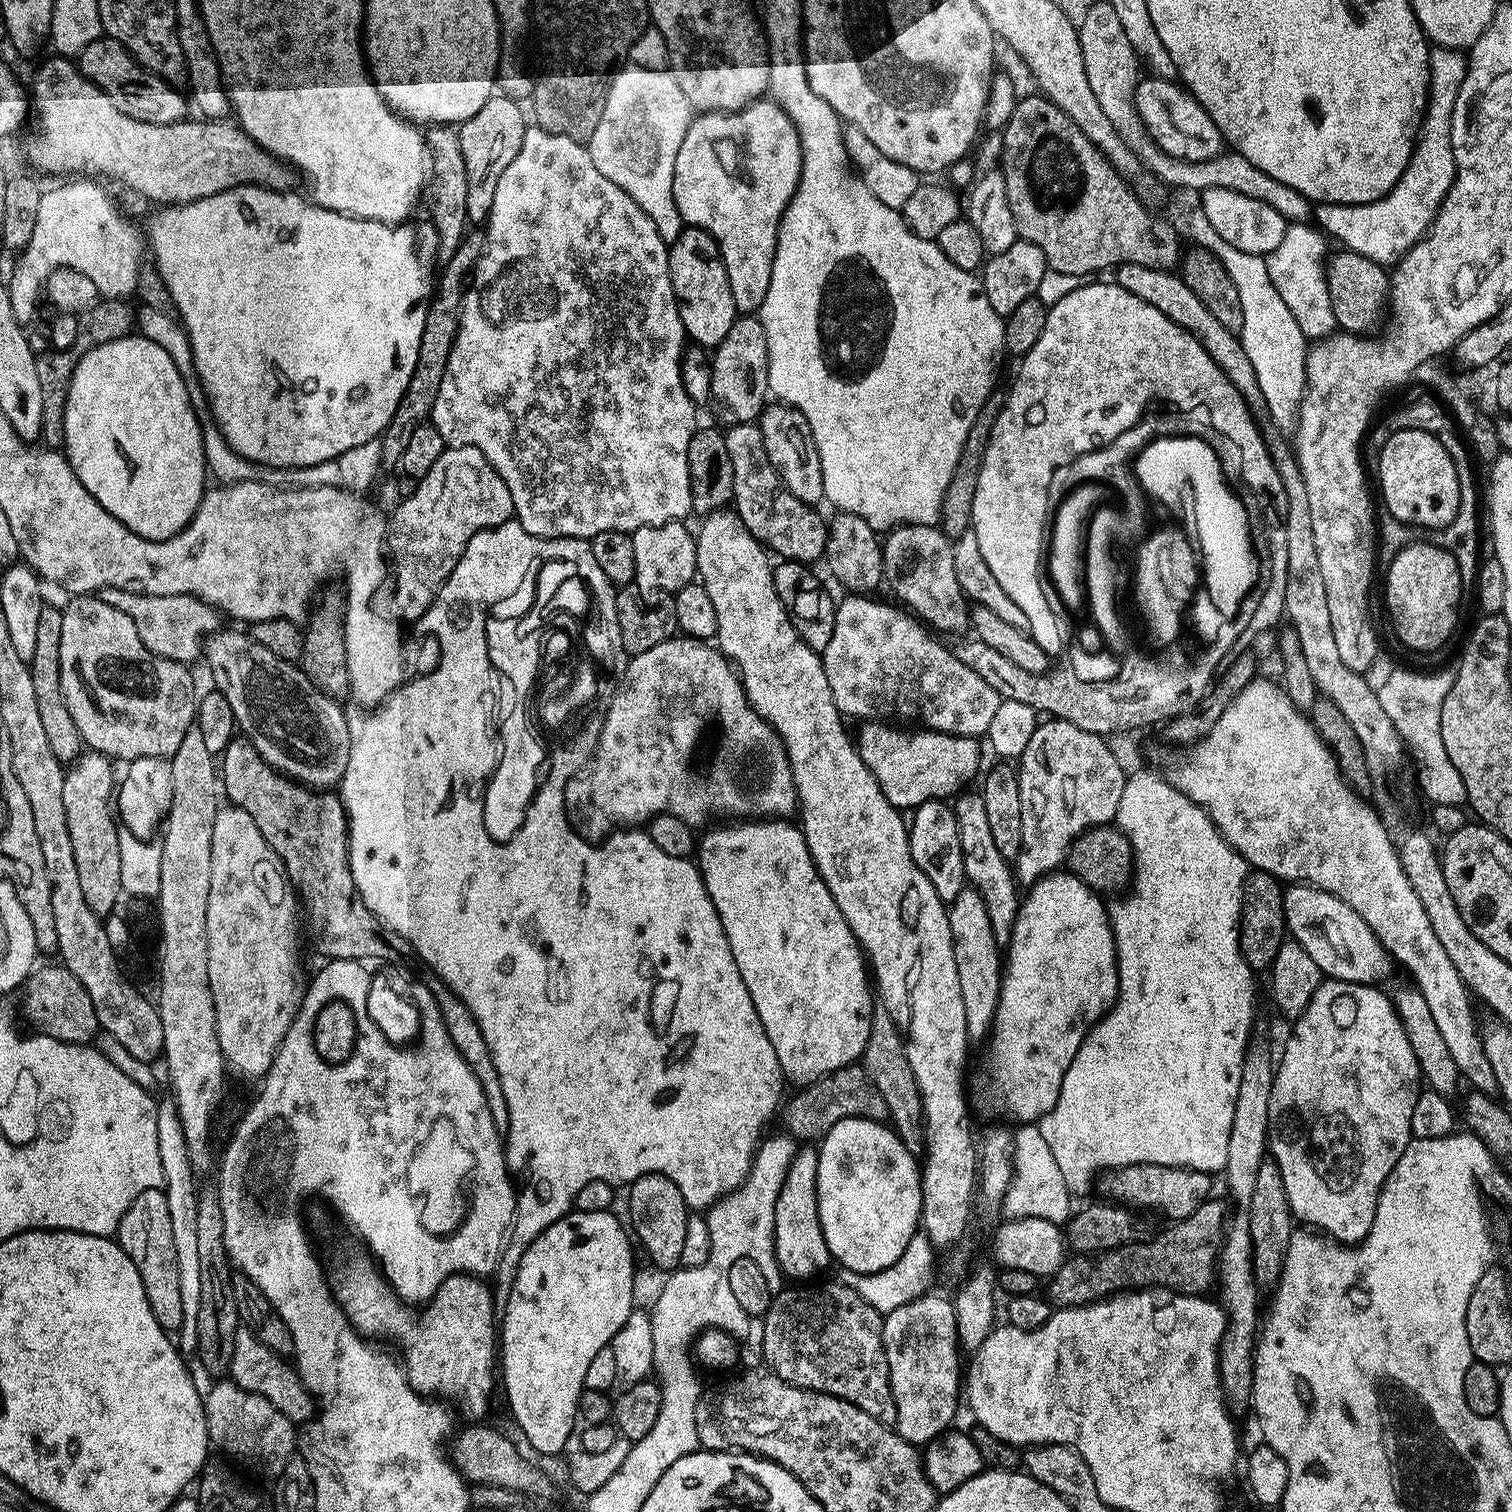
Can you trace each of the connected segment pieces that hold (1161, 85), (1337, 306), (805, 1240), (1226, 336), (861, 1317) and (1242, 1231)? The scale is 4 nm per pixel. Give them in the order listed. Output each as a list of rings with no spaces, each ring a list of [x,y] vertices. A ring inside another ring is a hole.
[[[1141,79],[1136,88],[1136,109],[1153,142],[1174,158],[1202,162],[1220,155],[1225,147],[1224,137],[1210,114],[1176,80]]]
[[[1347,250],[1333,255],[1327,261],[1330,306],[1334,310],[1337,329],[1344,334],[1366,334],[1378,320],[1382,306],[1387,303],[1391,291],[1391,279],[1387,269],[1370,258]]]
[[[812,1146],[797,1147],[794,1162],[786,1170],[786,1182],[778,1194],[778,1206],[774,1206],[774,1250],[776,1266],[785,1272],[792,1282],[808,1282],[811,1276],[824,1272],[833,1263],[826,1238],[822,1234],[822,1222],[818,1218],[818,1158],[819,1151]]]
[[[1121,264],[1115,269],[1114,275],[1114,283],[1122,286],[1122,290],[1130,290],[1130,294],[1134,294],[1134,298],[1142,298],[1142,302],[1150,302],[1150,306],[1162,310],[1162,314],[1166,314],[1170,322],[1178,322],[1178,326],[1198,338],[1206,354],[1210,354],[1210,358],[1214,358],[1226,378],[1230,378],[1230,382],[1236,387],[1238,394],[1242,394],[1253,413],[1260,414],[1265,411],[1262,390],[1258,388],[1258,374],[1254,374],[1254,366],[1250,366],[1250,358],[1246,358],[1246,352],[1242,350],[1239,335],[1226,330],[1226,326],[1222,326],[1222,322],[1218,322],[1218,318],[1214,318],[1214,314],[1210,314],[1210,310],[1202,306],[1198,294],[1194,294],[1194,290],[1186,286],[1182,277],[1175,271],[1150,270],[1150,266],[1137,264]]]
[[[843,1282],[824,1284],[821,1288],[812,1286],[788,1286],[785,1292],[777,1291],[772,1304],[762,1317],[764,1342],[762,1353],[768,1361],[767,1367],[799,1388],[810,1388],[813,1392],[825,1392],[837,1396],[858,1410],[866,1410],[878,1422],[889,1426],[896,1423],[896,1403],[890,1386],[890,1370],[884,1349],[884,1316],[866,1298],[862,1298],[853,1288]]]
[[[1247,1211],[1240,1213],[1227,1225],[1224,1244],[1220,1247],[1218,1261],[1219,1303],[1228,1316],[1228,1329],[1220,1343],[1220,1385],[1224,1387],[1224,1399],[1233,1409],[1240,1408],[1252,1399],[1252,1362],[1258,1339],[1258,1316],[1260,1296],[1256,1275],[1252,1269],[1252,1239]]]

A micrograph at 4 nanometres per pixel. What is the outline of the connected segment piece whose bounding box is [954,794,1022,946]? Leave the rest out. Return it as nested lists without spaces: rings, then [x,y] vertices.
[[[983,795],[955,797],[954,811],[960,827],[962,842],[962,862],[967,883],[980,893],[982,902],[986,902],[986,914],[990,914],[990,926],[996,935],[996,943],[1004,946],[1012,938],[1012,927],[1016,921],[1016,912],[1022,903],[1021,897],[1016,897],[1017,881],[1013,869],[994,842],[994,834],[990,831],[990,821],[986,818],[986,806]]]

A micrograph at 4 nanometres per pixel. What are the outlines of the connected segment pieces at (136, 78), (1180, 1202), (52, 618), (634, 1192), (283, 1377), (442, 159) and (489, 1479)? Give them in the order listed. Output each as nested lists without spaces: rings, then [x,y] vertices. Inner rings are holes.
[[[101,35],[100,39],[83,48],[78,57],[78,67],[86,79],[98,85],[112,99],[114,106],[118,106],[122,114],[130,114],[130,118],[155,124],[173,124],[189,115],[190,104],[185,93],[183,96],[179,87],[169,84],[148,68],[143,68],[124,49],[122,42],[118,42],[113,36]]]
[[[1131,1164],[1125,1168],[1110,1168],[1098,1180],[1098,1188],[1105,1192],[1109,1201],[1123,1204],[1129,1209],[1149,1208],[1169,1216],[1169,1221],[1190,1218],[1213,1195],[1213,1177],[1193,1168],[1171,1168],[1161,1164]]]
[[[41,607],[38,614],[38,635],[34,642],[34,658],[28,669],[34,682],[34,699],[38,702],[38,714],[42,718],[42,727],[46,738],[50,741],[50,750],[54,750],[54,758],[68,766],[82,754],[82,741],[78,734],[78,726],[74,726],[74,718],[70,718],[70,710],[66,706],[66,698],[62,696],[62,670],[58,658],[58,645],[62,642],[62,611],[59,607]]]
[[[652,1172],[642,1175],[629,1185],[628,1210],[630,1220],[637,1236],[642,1240],[644,1248],[651,1260],[662,1272],[675,1271],[681,1265],[683,1241],[686,1239],[686,1222],[690,1210],[682,1198],[678,1186],[666,1178]]]
[[[243,1326],[237,1329],[233,1342],[233,1360],[229,1364],[228,1372],[235,1387],[244,1388],[247,1392],[266,1398],[290,1421],[307,1422],[312,1419],[314,1415],[312,1393],[296,1375],[295,1367],[289,1361],[288,1364],[284,1361],[287,1359],[283,1355],[271,1352],[265,1344],[258,1342],[258,1338],[252,1336],[249,1328]]]
[[[431,124],[423,133],[428,152],[431,154],[431,171],[426,186],[426,204],[428,200],[430,218],[438,232],[437,263],[444,265],[454,256],[454,251],[458,250],[458,246],[468,230],[466,164],[462,157],[460,133],[453,125]]]
[[[472,1424],[453,1437],[450,1458],[461,1476],[472,1484],[493,1484],[499,1488],[522,1490],[535,1496],[548,1496],[548,1480],[499,1432],[484,1424]]]

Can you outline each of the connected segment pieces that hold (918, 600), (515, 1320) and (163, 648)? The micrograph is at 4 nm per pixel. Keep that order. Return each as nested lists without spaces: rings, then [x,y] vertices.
[[[901,524],[891,529],[882,540],[884,580],[901,600],[897,601],[915,613],[925,625],[937,633],[964,634],[970,628],[970,601],[962,586],[958,586],[952,545],[953,541],[931,524]]]
[[[575,1210],[568,1213],[568,1215],[563,1216],[558,1222],[551,1224],[546,1230],[542,1230],[542,1234],[538,1234],[538,1238],[534,1238],[534,1242],[530,1242],[530,1246],[526,1250],[526,1254],[522,1254],[522,1262],[518,1262],[518,1274],[514,1278],[514,1286],[510,1290],[510,1298],[502,1305],[502,1323],[498,1328],[498,1368],[502,1373],[502,1392],[508,1395],[508,1408],[512,1411],[512,1416],[516,1419],[516,1424],[520,1427],[520,1432],[522,1435],[528,1439],[528,1444],[536,1452],[541,1452],[544,1456],[556,1456],[564,1447],[568,1444],[568,1439],[573,1439],[574,1429],[578,1424],[578,1413],[576,1407],[578,1406],[578,1398],[580,1393],[584,1391],[584,1379],[586,1378],[586,1369],[590,1367],[590,1361],[594,1359],[598,1354],[598,1350],[609,1347],[614,1338],[614,1334],[618,1334],[618,1330],[622,1330],[622,1326],[626,1322],[626,1318],[630,1318],[630,1314],[634,1311],[634,1304],[632,1304],[632,1295],[636,1292],[636,1264],[632,1261],[632,1244],[628,1241],[628,1236],[624,1233],[624,1228],[619,1224],[618,1221],[612,1217],[613,1213],[611,1211],[607,1212],[577,1212]]]
[[[101,588],[98,595],[102,602],[106,602],[106,606],[114,606],[114,610],[122,610],[124,616],[129,616],[146,650],[179,664],[191,665],[192,660],[199,661],[204,650],[204,641],[221,627],[221,613],[206,602],[202,602],[197,596],[186,594],[151,596],[113,588]]]

